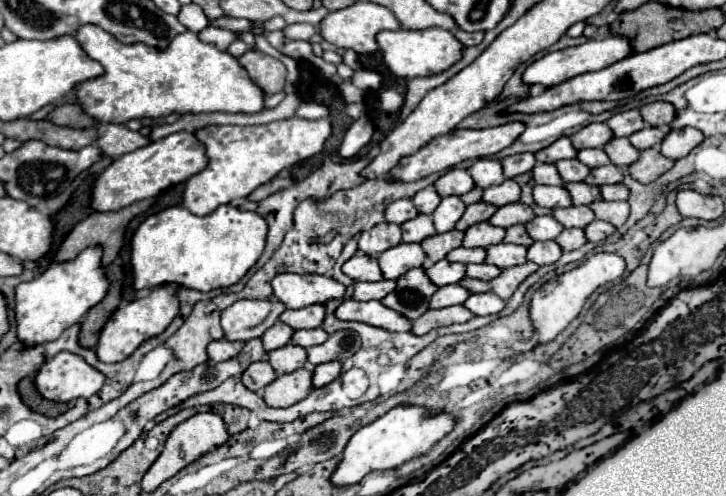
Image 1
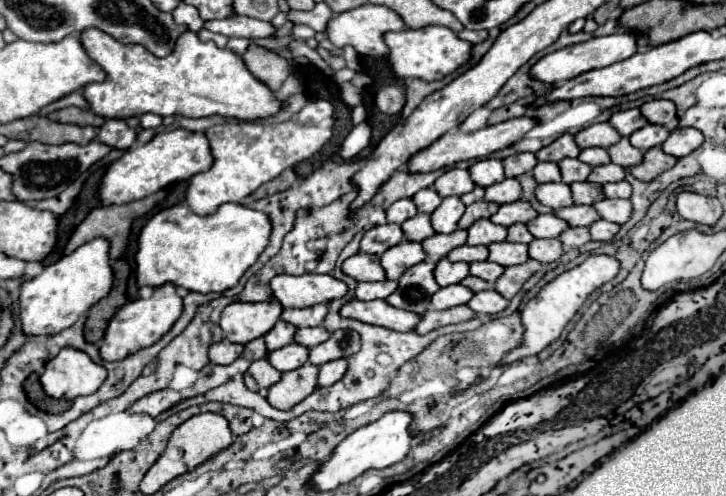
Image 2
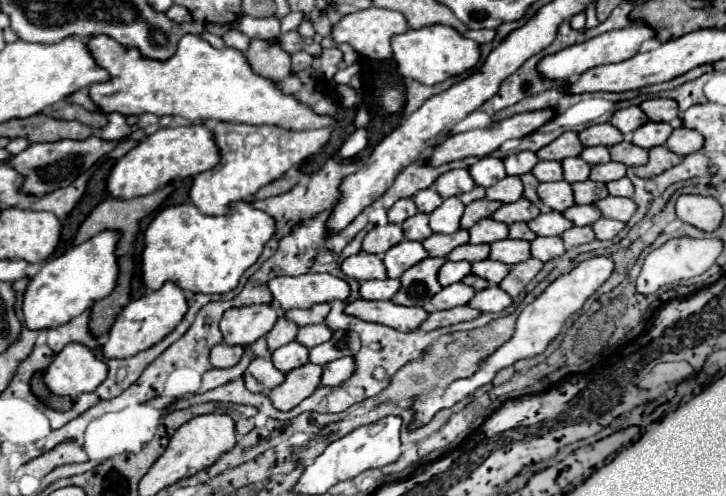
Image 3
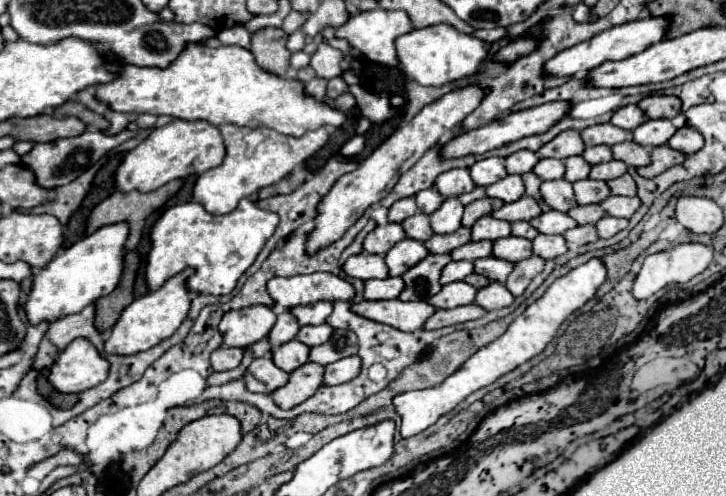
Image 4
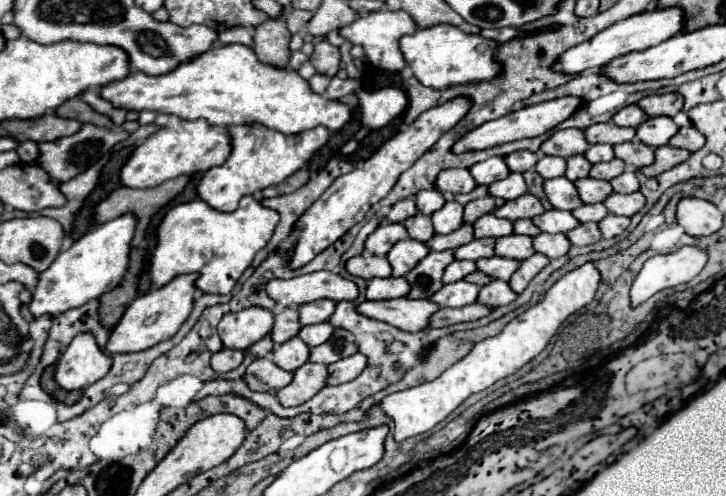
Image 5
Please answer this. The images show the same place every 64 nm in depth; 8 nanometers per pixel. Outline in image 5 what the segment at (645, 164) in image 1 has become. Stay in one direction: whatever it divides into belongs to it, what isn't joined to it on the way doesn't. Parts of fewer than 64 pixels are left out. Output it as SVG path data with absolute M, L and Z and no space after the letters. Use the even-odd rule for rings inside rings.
M666 144L666 146L656 148L656 150L654 150L654 156L656 156L654 164L650 164L650 166L646 166L646 168L640 170L644 176L650 176L650 178L652 178L652 176L658 176L658 174L662 174L662 172L674 168L676 164L682 164L684 160L688 160L690 152L680 150L680 148L672 148L672 146Z

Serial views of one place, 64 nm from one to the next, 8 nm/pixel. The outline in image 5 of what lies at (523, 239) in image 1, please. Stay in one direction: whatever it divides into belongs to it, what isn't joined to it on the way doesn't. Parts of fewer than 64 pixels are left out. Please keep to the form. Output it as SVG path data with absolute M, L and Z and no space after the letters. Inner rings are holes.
M516 220L516 222L514 222L514 232L516 232L516 234L530 236L530 238L534 238L534 236L540 234L540 230L532 224L532 220Z

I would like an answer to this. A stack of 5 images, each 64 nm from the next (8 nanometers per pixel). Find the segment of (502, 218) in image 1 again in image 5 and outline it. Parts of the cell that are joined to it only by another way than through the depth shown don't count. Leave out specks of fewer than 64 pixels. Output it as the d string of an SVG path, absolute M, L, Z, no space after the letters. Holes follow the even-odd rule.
M524 194L516 200L510 200L506 202L504 206L496 208L496 216L498 218L508 218L508 220L520 220L520 218L534 218L534 216L540 216L544 212L540 200L532 194Z

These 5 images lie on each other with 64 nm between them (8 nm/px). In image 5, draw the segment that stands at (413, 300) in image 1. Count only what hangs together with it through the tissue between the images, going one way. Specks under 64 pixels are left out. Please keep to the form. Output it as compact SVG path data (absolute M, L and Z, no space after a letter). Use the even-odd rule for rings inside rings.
M452 250L430 252L424 260L420 260L420 264L416 264L416 268L404 276L410 284L408 298L430 298L434 292L438 292L444 286L442 274L450 262L454 262Z

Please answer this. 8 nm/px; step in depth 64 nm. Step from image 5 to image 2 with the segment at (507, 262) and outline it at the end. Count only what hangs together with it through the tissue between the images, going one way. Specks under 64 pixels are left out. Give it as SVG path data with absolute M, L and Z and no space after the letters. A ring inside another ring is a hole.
M484 260L484 262L472 262L470 264L470 276L482 278L482 280L486 280L490 284L494 284L502 276L502 272L504 272L504 266L488 262L488 260Z

